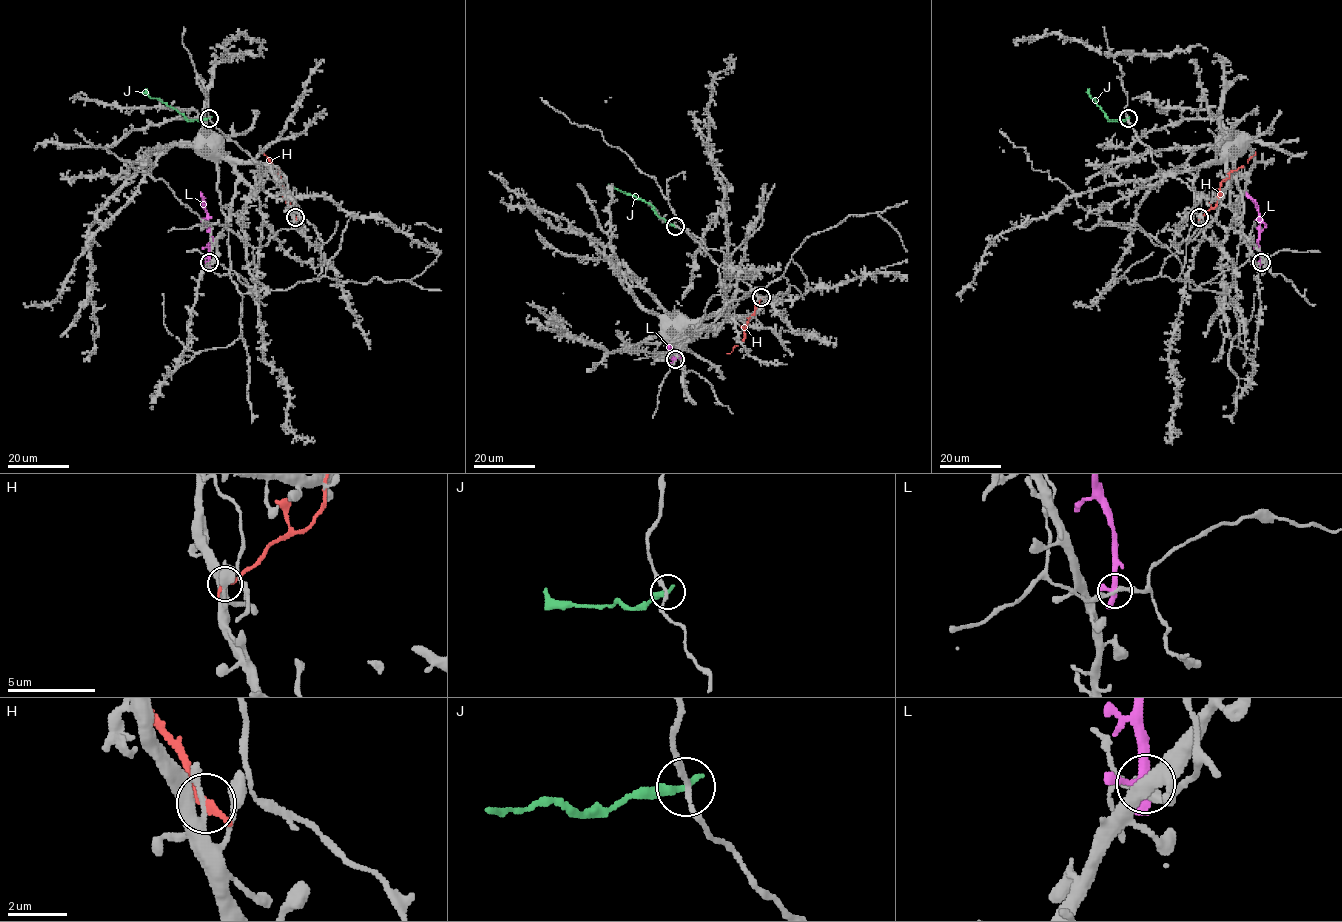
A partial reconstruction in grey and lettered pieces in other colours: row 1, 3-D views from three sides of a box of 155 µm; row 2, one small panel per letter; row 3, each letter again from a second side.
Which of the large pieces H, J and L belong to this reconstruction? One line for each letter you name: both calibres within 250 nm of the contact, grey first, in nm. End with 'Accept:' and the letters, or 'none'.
Accept: none

